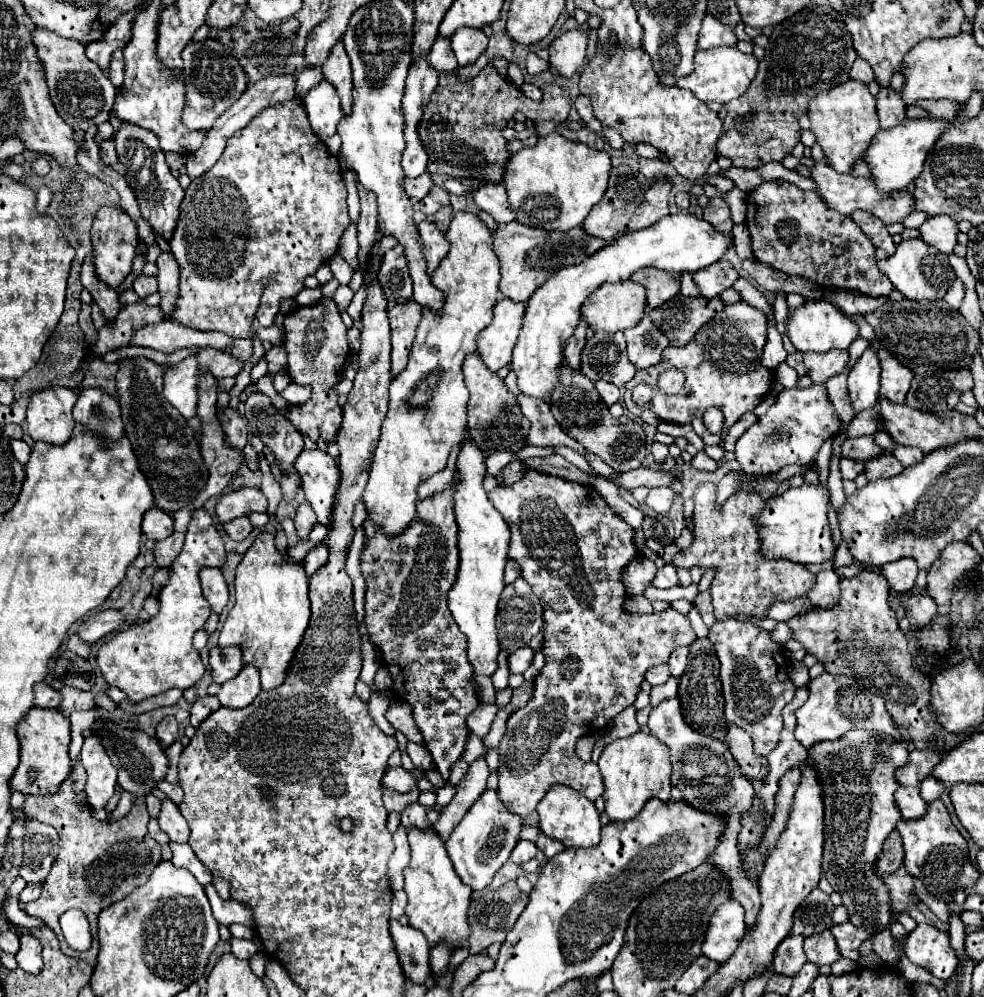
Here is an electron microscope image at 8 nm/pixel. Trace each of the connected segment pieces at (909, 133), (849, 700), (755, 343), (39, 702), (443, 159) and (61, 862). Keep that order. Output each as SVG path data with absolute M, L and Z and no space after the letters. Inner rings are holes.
M930 117L904 119L900 125L896 125L892 129L880 129L876 133L876 137L872 139L872 143L866 151L866 157L864 157L864 161L870 165L876 187L882 193L906 189L906 185L912 183L922 173L922 165L926 161L926 155L932 149L932 145L936 145L936 141L940 139L940 133L944 133L944 129L950 129L950 123L932 121Z
M822 673L810 681L810 697L796 711L796 719L798 719L796 739L806 749L820 741L834 741L856 727L882 731L894 737L900 735L900 731L894 727L892 717L888 717L888 709L880 695L872 693L870 689L864 689L864 685L860 685L858 681L852 681L852 677L840 677L830 673Z
M744 301L734 303L734 305L726 305L724 311L720 315L716 315L712 321L708 321L708 325L704 325L704 329L700 329L688 345L684 345L684 347L670 345L664 349L662 361L656 367L636 371L634 379L628 385L624 385L624 389L626 389L624 403L626 403L628 411L632 411L634 415L640 415L640 407L636 407L636 403L632 403L630 391L638 383L648 383L654 387L654 397L648 403L650 411L654 411L662 421L678 423L678 425L686 425L686 423L692 425L696 435L704 443L718 445L726 437L728 429L746 411L754 411L754 407L770 391L772 371L760 363L764 343L766 343L766 317L764 317L764 313L760 309L744 303ZM672 367L684 371L686 381L684 381L684 387L680 393L666 395L666 393L662 393L662 389L656 383L658 383L658 377L666 369L672 369ZM712 405L718 405L724 411L724 429L720 435L708 433L704 423L702 423L702 413Z
M40 681L34 685L34 705L36 707L48 707L48 709L58 709L62 703L62 693L52 689L48 683Z
M486 65L476 77L460 81L458 71L440 73L438 85L424 105L422 121L418 125L420 143L428 153L428 171L432 175L446 175L454 179L480 179L482 185L502 183L504 169L508 169L510 153L502 129L508 127L514 113L520 109L550 109L550 125L560 125L568 119L570 97L566 91L550 85L546 97L536 103L528 99L510 79L504 79L494 65Z
M80 761L72 763L72 771L68 779L60 785L60 789L54 795L44 795L44 797L26 797L24 811L28 817L38 819L46 825L52 825L60 833L60 853L56 863L52 865L52 873L48 873L44 881L44 889L38 901L32 901L26 905L26 913L32 917L42 919L46 925L50 925L58 939L60 939L60 949L64 955L74 955L88 965L96 965L96 955L98 955L98 943L92 943L88 951L74 951L70 945L64 941L62 929L58 925L58 919L64 911L68 909L82 909L88 917L90 931L92 935L96 933L96 919L98 913L120 901L126 899L134 887L140 887L148 881L150 873L154 867L162 861L160 859L160 845L152 841L152 837L146 831L146 825L150 821L150 815L144 805L144 797L138 797L132 809L128 811L126 817L118 821L98 821L92 817L92 809L86 801L86 771Z

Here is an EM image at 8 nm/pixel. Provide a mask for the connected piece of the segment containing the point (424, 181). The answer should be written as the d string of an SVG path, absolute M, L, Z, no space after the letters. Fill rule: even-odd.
M428 171L422 173L422 175L416 177L416 179L406 179L406 181L404 181L404 189L406 189L406 193L410 195L412 201L424 199L424 197L430 193L432 187L434 187L434 181L432 181L432 175L430 175Z

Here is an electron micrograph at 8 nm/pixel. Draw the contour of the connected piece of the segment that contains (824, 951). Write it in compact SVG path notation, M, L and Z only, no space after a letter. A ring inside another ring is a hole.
M822 931L818 935L804 939L804 953L806 953L808 961L818 965L818 967L832 965L836 959L840 959L836 939L832 937L830 931Z

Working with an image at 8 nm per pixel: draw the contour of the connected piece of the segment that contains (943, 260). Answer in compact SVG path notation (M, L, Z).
M920 237L902 241L896 247L894 255L878 261L878 267L904 297L916 299L916 301L922 301L922 299L930 299L930 301L932 299L942 299L946 295L948 287L952 285L952 281L956 279L956 273L950 267L948 255L940 253L938 249L932 249L932 245L924 243Z

